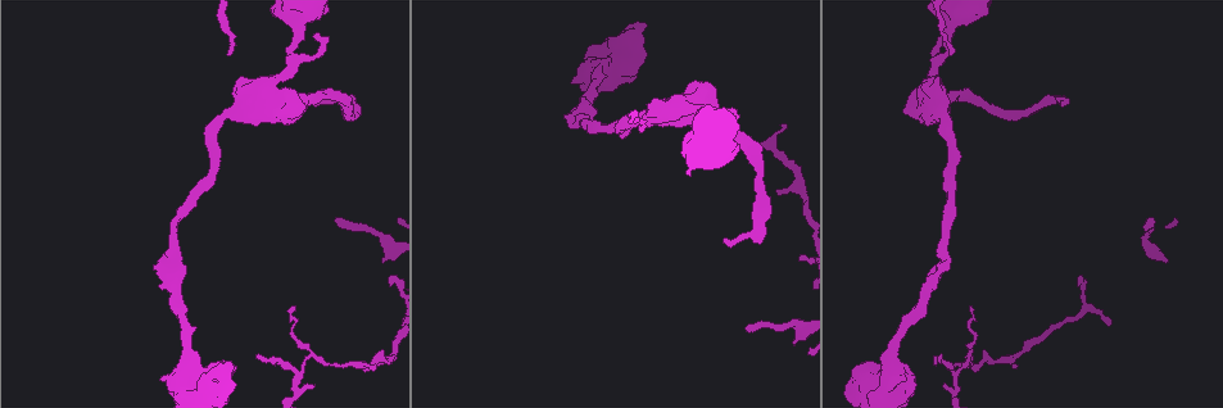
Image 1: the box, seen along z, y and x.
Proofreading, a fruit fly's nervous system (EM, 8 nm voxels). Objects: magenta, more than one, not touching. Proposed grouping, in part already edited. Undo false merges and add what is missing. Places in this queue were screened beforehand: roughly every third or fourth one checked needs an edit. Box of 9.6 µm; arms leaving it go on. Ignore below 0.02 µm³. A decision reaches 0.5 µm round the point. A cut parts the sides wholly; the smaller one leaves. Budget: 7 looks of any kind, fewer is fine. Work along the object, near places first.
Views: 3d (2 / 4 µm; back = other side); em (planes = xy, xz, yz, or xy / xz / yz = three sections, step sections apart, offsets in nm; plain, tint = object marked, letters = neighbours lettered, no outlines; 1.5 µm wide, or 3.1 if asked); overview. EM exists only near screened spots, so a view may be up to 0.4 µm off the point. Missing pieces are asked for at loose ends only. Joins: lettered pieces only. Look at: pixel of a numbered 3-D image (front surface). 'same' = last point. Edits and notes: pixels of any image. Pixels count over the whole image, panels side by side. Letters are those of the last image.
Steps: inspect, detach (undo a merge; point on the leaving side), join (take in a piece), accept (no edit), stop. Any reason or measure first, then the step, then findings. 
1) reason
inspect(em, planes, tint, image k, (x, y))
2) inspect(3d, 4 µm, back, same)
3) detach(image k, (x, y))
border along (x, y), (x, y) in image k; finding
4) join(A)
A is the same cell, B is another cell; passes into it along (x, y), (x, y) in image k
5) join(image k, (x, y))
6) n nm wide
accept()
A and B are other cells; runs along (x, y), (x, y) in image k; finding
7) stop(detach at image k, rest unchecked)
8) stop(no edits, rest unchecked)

branch stops here
inspect(em, planes, letters, image 1, (748, 328))

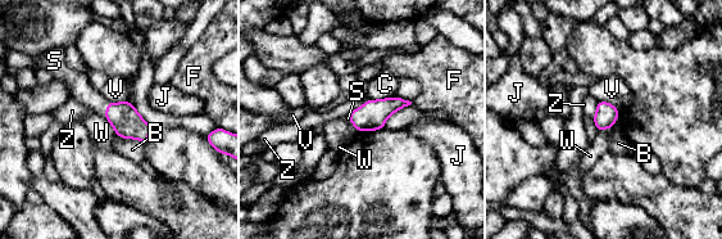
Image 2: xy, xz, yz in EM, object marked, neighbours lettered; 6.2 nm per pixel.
join(S)
S is the same cell, B, C, F, J, V, W and Z are other cells; passes into it along (123, 117), (105, 109), (78, 84) in image 2; the cell continues

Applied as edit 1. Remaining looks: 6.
see it whole again
inspect(overview)

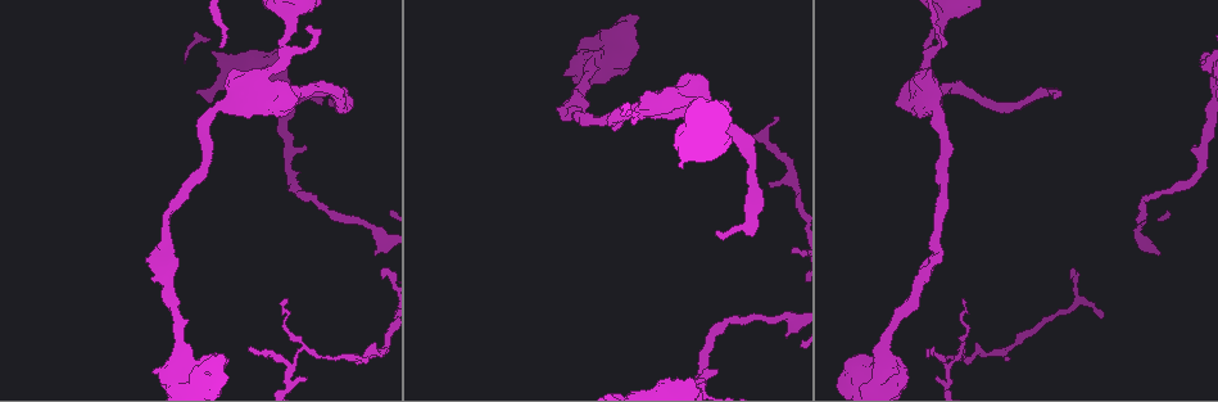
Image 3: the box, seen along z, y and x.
arms part here
inspect(3d, 4 µm, image 3, (934, 54))

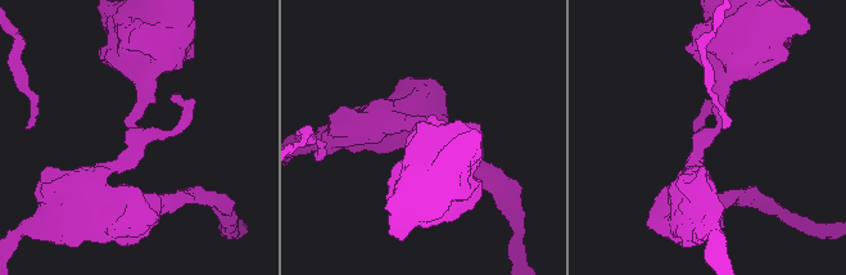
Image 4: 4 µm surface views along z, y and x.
shape alone is not enough
inspect(em, planes, tint, image 4, (137, 137))

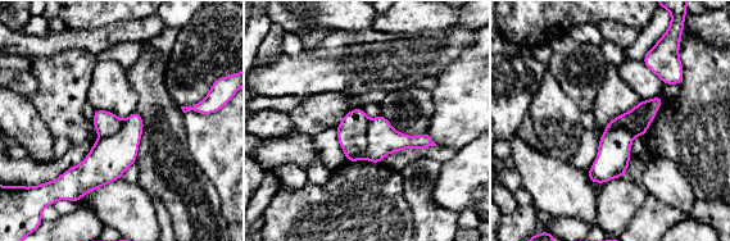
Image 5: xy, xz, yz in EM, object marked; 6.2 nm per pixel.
inspect(em, planes, letters, same)

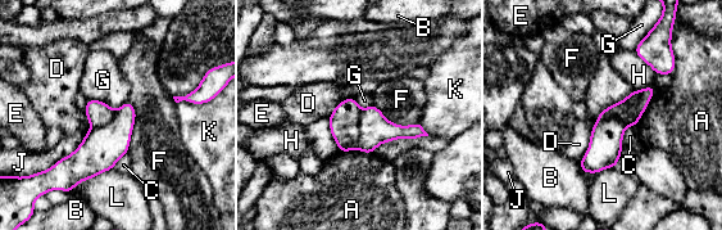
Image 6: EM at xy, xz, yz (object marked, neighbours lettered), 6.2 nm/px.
detach(image 6, (344, 121))
A, B, C, D, E, F, G, H, J, K and L are other cells; border along (362, 111), (355, 148) in image 6; two cells meet here

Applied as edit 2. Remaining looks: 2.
stop(join at image 2, detach at image 6, rest unchecked)

